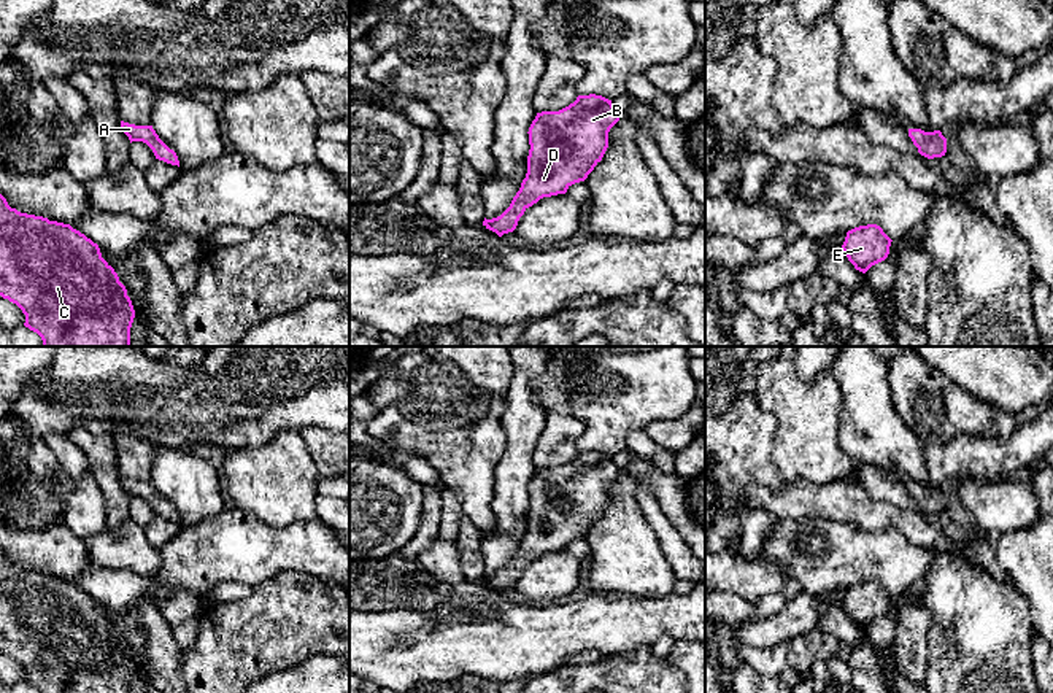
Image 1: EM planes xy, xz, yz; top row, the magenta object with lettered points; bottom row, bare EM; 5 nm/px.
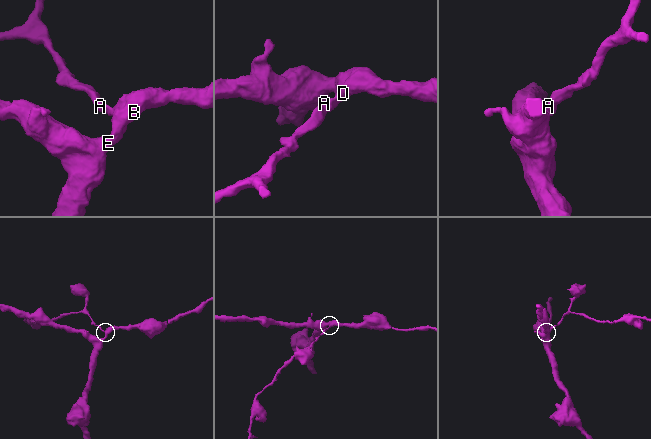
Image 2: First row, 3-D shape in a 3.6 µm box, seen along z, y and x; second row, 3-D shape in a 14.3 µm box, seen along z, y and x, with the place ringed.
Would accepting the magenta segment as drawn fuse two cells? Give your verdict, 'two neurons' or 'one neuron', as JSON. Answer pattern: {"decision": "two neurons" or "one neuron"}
{"decision": "one neuron"}

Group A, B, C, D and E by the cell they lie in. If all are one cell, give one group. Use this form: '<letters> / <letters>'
A B C D E

